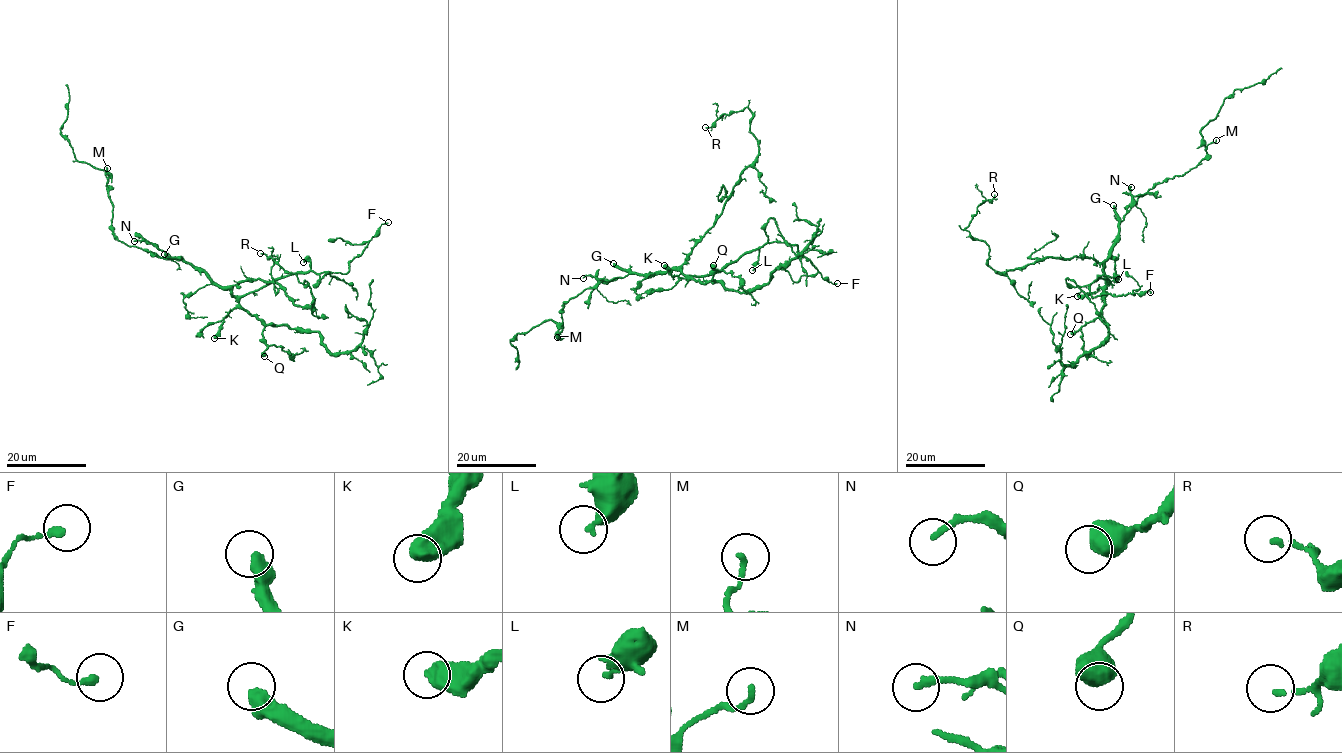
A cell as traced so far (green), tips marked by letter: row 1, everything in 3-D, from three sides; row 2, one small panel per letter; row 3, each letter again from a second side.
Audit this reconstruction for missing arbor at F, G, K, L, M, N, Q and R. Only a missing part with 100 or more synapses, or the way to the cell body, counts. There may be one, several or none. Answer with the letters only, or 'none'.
G

